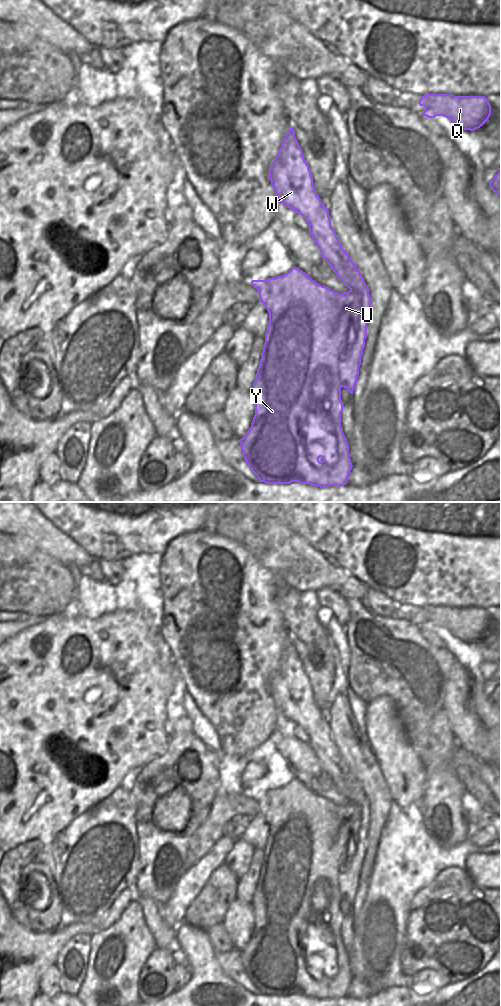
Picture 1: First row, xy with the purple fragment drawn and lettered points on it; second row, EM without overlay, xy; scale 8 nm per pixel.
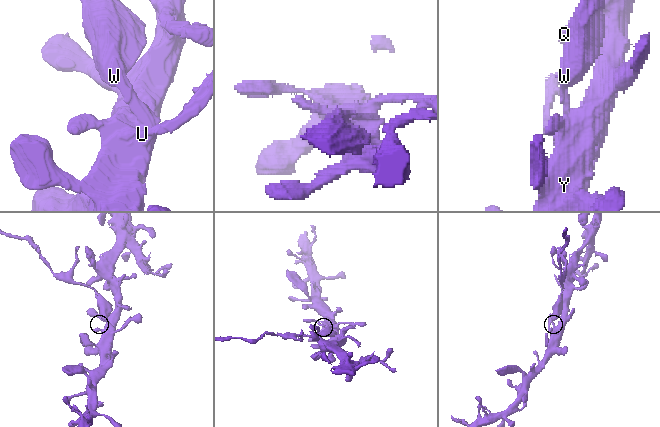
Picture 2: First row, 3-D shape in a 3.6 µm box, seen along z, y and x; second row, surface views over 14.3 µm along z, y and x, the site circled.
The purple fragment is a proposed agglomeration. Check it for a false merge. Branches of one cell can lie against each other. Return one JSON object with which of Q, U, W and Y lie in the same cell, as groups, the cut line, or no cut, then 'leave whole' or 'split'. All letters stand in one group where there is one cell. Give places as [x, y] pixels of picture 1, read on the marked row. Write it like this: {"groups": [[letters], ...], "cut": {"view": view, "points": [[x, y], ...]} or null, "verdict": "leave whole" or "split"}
{"groups": [["Q", "U", "Y"], ["W"]], "cut": {"view": "xy", "points": [[323, 205], [317, 218], [305, 218]]}, "verdict": "split"}

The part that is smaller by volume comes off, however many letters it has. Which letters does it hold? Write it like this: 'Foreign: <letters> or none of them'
Foreign: W

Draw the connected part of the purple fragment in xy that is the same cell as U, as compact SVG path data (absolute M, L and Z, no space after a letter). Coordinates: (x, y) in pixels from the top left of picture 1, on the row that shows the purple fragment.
M323 206L319 218L306 218L309 233L322 257L350 290L342 294L334 292L312 280L302 270L292 267L286 274L266 280L252 280L251 285L259 293L269 313L265 343L251 389L255 415L251 427L239 440L243 457L259 482L266 484L310 484L320 488L344 486L353 467L349 457L349 445L341 427L341 388L353 394L361 357L367 337L367 323L371 311L369 289L357 266L343 249Z

